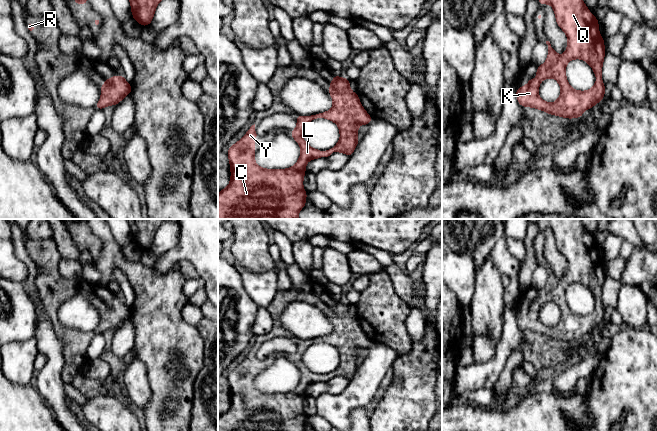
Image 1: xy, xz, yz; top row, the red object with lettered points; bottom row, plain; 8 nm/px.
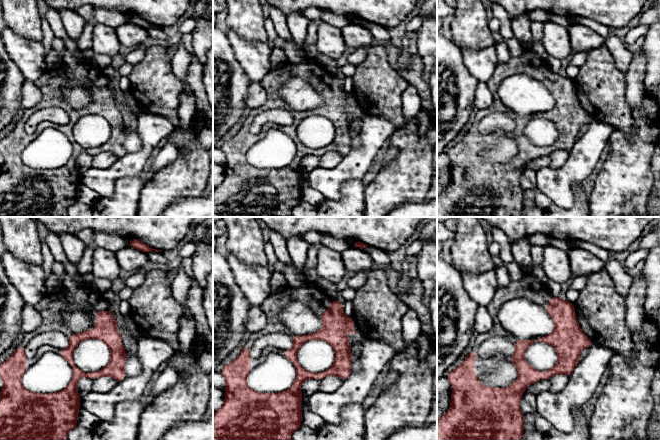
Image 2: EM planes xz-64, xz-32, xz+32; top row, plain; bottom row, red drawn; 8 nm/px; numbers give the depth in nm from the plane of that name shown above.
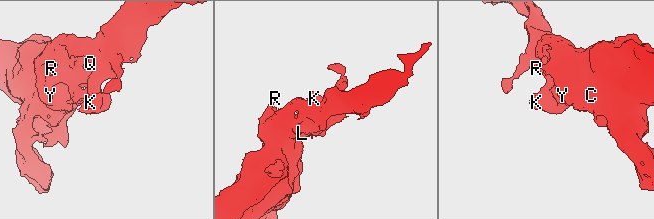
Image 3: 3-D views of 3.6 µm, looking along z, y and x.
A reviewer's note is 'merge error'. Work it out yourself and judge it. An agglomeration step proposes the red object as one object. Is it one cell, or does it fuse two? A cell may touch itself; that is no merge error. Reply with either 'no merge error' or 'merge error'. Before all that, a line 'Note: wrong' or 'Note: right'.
Note: wrong
no merge error

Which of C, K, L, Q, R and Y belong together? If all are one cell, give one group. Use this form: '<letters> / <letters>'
C K L Q R Y

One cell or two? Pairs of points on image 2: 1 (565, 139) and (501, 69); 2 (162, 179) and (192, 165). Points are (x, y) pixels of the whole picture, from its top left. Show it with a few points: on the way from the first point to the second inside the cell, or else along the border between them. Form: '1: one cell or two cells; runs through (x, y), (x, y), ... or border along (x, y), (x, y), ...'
1: one cell; runs through (565, 113), (565, 99), (534, 69), (527, 68)
2: one cell; runs through (169, 179), (178, 179), (185, 172)

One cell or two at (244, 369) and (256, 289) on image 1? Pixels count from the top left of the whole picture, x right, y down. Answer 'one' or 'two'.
two

